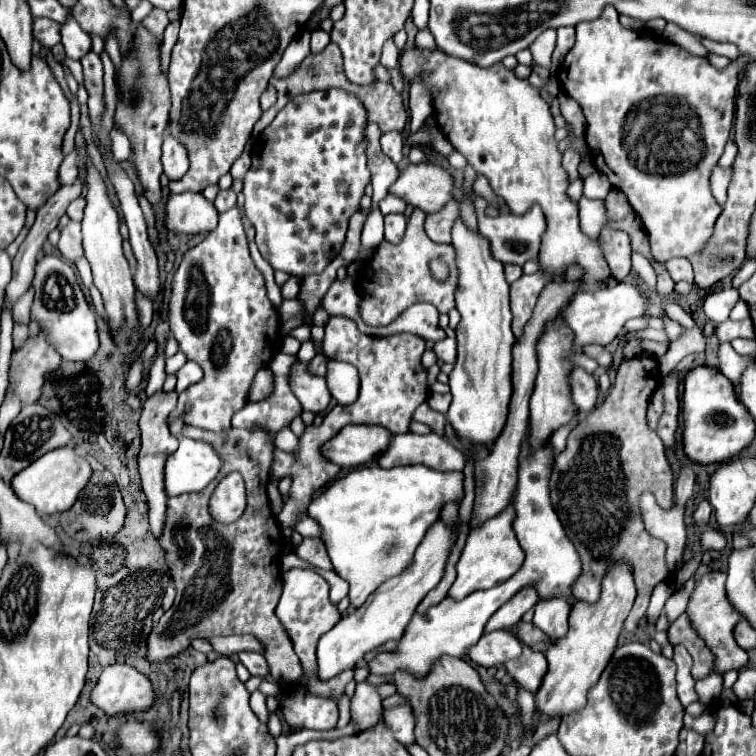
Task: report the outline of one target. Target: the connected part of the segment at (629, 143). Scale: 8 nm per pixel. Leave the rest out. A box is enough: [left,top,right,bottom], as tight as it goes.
[557,5,737,263]

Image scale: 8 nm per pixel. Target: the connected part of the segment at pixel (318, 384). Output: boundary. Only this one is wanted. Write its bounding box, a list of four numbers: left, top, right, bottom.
[291,361,331,415]

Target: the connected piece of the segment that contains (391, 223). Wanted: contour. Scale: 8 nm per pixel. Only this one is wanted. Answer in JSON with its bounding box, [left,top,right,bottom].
[385,215,407,243]

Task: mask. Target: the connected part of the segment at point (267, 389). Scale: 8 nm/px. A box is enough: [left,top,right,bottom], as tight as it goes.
[249,369,271,401]

